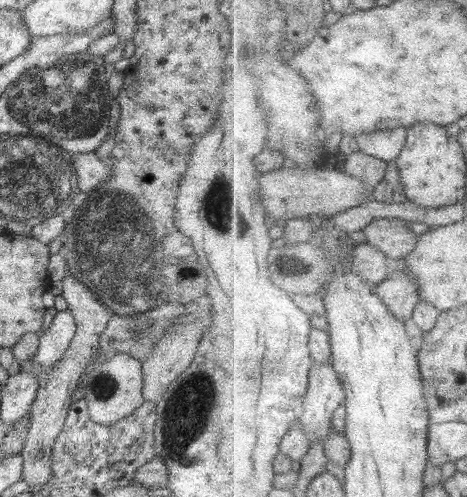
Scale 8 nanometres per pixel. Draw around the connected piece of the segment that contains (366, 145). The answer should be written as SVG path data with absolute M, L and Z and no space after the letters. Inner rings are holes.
M408 127L390 129L388 132L372 132L372 134L360 134L355 140L359 149L366 154L392 162L397 161L406 148L409 137Z

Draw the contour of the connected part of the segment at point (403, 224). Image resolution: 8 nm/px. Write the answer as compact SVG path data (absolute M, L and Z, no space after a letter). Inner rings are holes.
M376 219L364 232L368 242L383 250L393 261L408 258L418 248L419 235L412 230L412 224L406 219Z

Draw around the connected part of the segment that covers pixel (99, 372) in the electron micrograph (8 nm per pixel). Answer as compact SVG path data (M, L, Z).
M116 354L99 364L97 368L87 370L80 384L84 391L83 398L87 402L86 410L91 420L101 426L110 426L127 418L145 403L142 392L142 363L128 354Z

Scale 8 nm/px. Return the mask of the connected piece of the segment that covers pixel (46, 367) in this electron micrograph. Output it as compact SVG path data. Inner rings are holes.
M68 310L58 312L50 327L39 338L39 348L36 352L36 366L42 373L51 371L57 360L66 354L68 346L75 337L77 320Z

